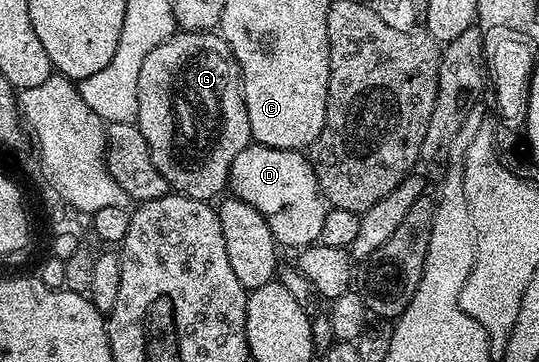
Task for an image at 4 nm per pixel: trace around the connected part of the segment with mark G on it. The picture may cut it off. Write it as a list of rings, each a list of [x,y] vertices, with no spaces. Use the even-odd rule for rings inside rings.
[[[208,30],[176,32],[164,40],[160,48],[152,48],[152,52],[148,52],[140,68],[136,125],[144,140],[148,140],[152,164],[156,164],[160,176],[164,176],[171,191],[192,200],[210,202],[227,189],[232,160],[236,160],[236,156],[240,156],[240,152],[251,145],[252,139],[242,95],[242,73],[236,56],[228,48],[221,33]]]

